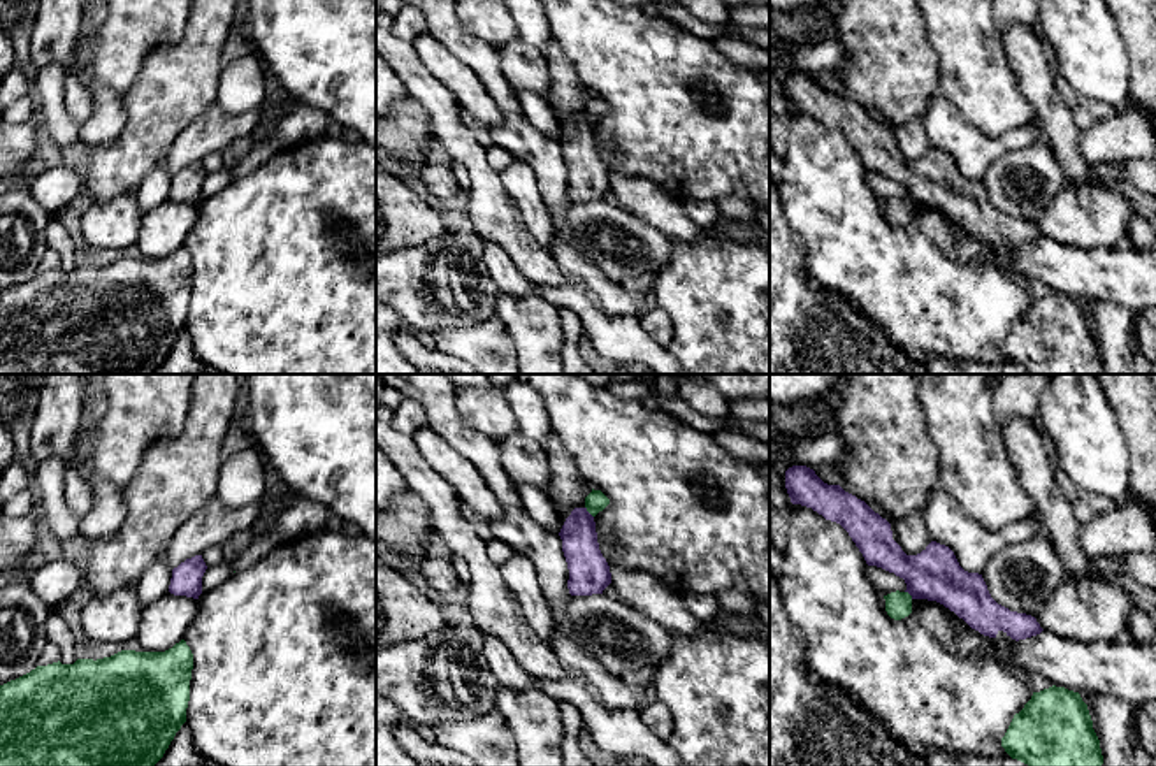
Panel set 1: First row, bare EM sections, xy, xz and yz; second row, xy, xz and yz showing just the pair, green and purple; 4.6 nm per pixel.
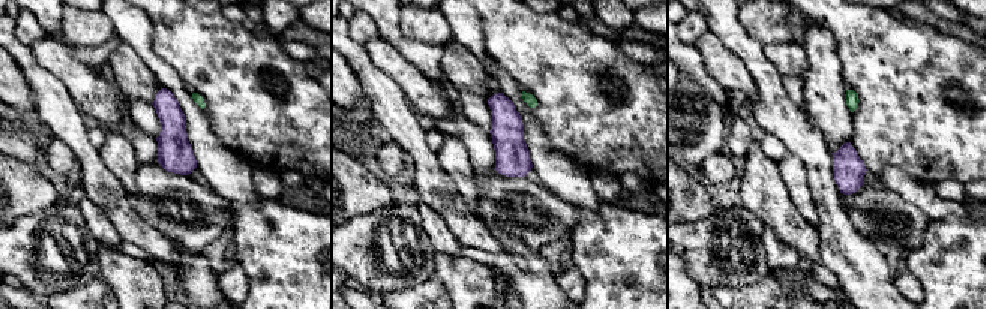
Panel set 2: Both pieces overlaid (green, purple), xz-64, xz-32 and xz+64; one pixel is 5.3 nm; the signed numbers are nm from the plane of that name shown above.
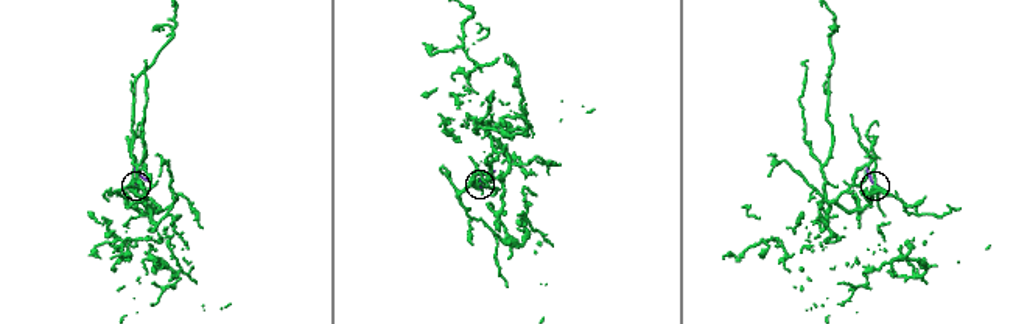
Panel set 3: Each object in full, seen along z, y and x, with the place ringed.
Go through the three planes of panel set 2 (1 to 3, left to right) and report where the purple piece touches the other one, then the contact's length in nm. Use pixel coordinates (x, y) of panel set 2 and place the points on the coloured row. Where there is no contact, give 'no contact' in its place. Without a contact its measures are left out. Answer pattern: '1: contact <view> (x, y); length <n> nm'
1: no contact
2: no contact
3: no contact

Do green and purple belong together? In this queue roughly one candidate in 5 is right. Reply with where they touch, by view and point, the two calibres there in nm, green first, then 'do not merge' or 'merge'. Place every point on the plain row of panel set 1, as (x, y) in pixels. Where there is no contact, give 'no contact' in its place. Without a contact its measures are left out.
xz (587, 116) | 100/170 nm | do not merge

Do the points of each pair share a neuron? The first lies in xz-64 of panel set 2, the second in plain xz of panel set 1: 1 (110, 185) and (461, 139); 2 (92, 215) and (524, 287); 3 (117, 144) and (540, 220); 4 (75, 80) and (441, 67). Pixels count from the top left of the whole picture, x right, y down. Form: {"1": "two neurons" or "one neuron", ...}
{"1": "one neuron", "2": "one neuron", "3": "one neuron", "4": "one neuron"}

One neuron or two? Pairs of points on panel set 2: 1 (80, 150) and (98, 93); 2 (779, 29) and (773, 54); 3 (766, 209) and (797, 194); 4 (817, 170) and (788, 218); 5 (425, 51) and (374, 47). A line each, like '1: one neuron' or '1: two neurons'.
1: two neurons
2: two neurons
3: two neurons
4: two neurons
5: two neurons

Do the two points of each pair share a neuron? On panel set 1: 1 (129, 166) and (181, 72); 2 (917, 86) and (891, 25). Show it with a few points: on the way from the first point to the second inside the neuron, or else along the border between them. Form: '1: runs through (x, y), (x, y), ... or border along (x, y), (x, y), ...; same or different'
1: runs through (143, 143), (151, 130), (158, 106), (167, 95); same
2: runs through (902, 71), (891, 60), (891, 41); same

